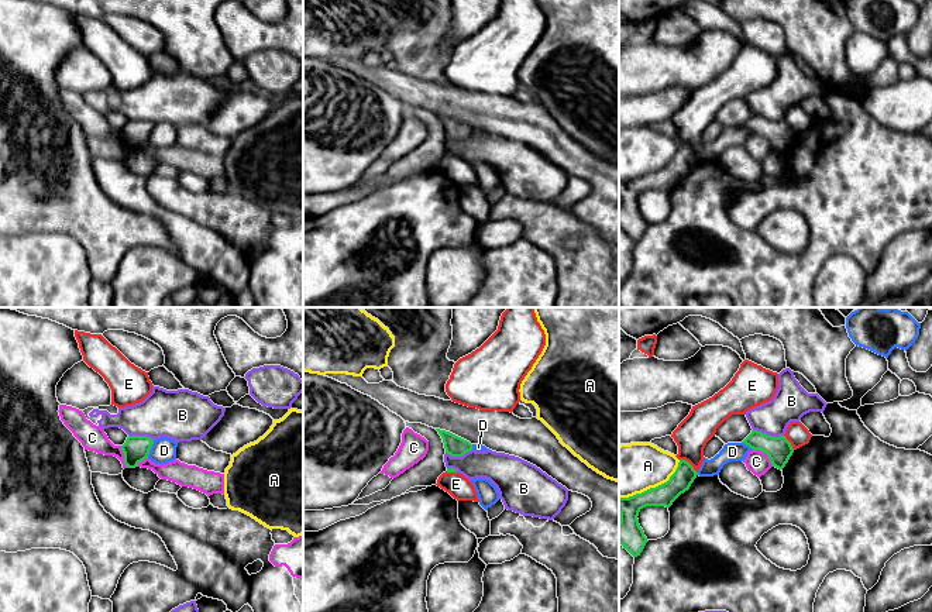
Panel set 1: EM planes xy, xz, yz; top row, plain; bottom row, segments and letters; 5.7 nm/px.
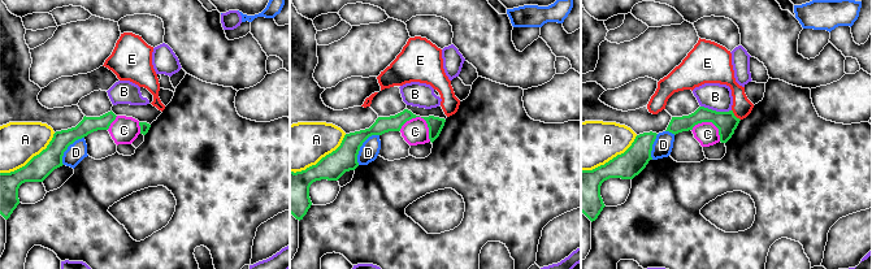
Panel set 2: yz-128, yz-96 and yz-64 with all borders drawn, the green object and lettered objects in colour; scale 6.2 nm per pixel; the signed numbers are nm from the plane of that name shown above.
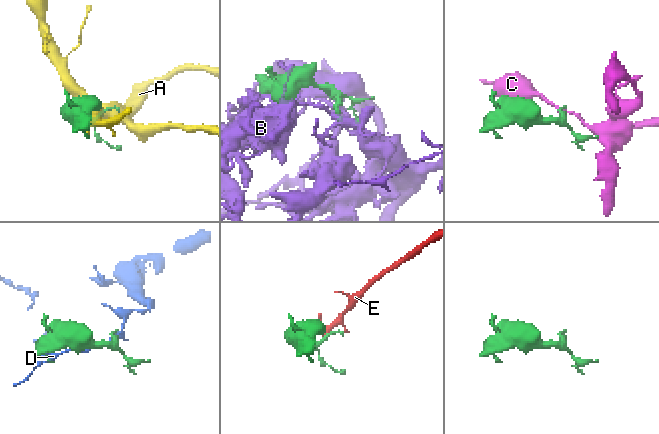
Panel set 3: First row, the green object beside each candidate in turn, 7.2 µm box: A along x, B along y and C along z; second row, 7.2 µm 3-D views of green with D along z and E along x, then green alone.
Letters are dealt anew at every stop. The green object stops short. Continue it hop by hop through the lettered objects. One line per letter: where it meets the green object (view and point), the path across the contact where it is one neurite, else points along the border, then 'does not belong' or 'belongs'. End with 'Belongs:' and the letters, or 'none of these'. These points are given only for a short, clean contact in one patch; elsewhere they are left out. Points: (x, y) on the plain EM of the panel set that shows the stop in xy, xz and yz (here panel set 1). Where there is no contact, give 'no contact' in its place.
A: meets green in yz at (653, 172); does not belong
B: meets green in yz at (767, 119); does not belong
C: meets green in yz at (766, 137); border along yz (753, 133), (762, 134), (773, 150); does not belong
D: meets green in xy at (150, 133); does not belong
E: meets green in yz at (690, 148); does not belong
Belongs: none of these

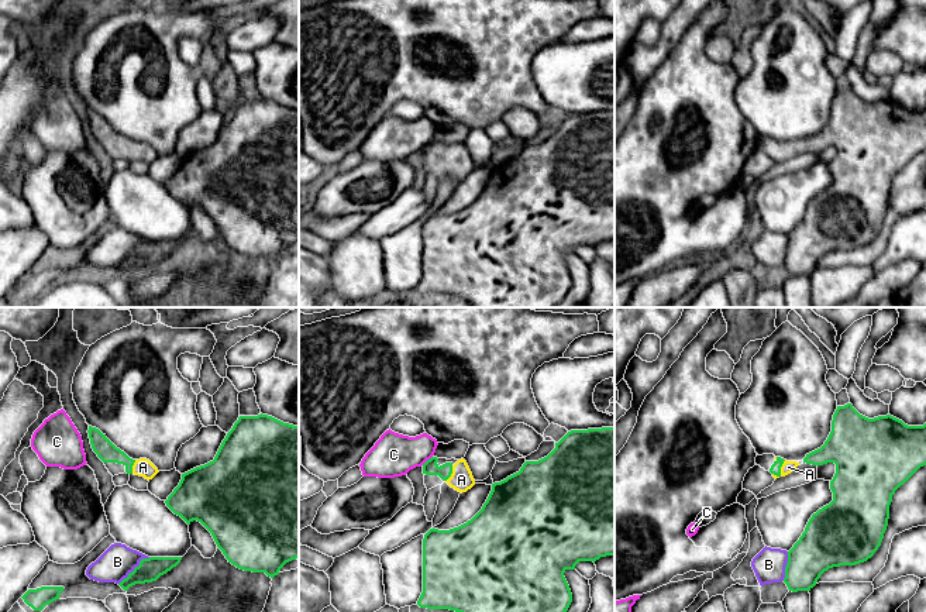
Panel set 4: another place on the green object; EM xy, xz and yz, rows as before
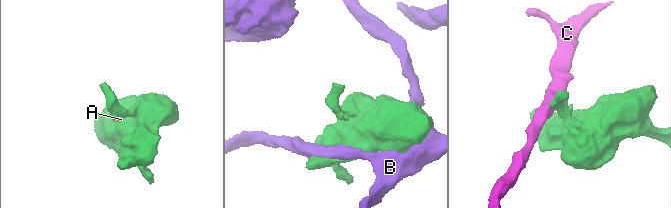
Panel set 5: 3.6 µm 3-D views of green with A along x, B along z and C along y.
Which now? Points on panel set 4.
A: meets green in yz at (780, 154); runs through yz (775, 152), (780, 154), (788, 151); belongs
B: meets green in xy at (134, 253); does not belong
C: meets green in xz at (427, 144); border along xz (431, 140), (422, 148); does not belong
Belongs: A

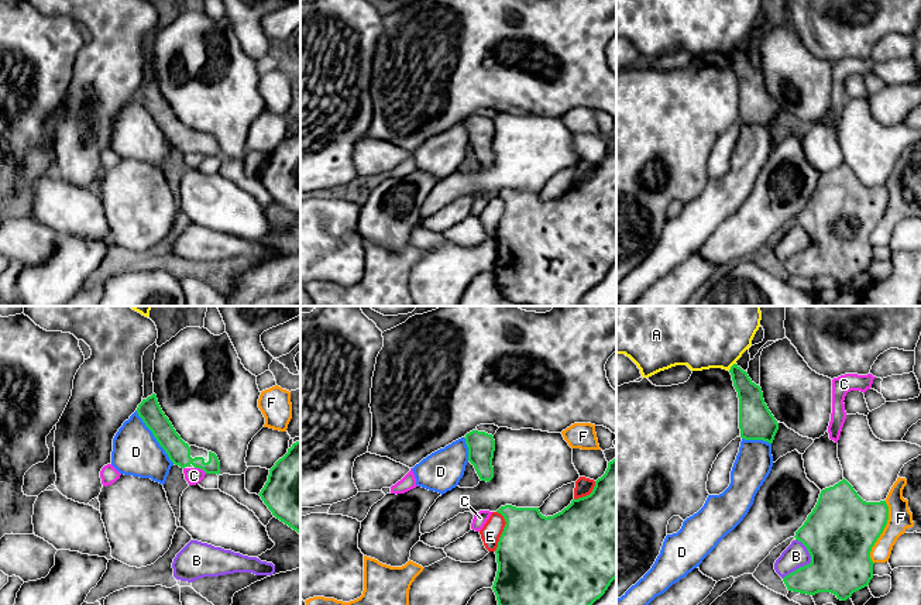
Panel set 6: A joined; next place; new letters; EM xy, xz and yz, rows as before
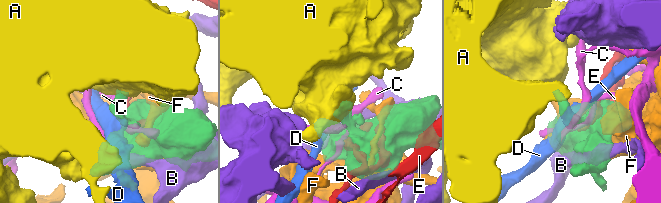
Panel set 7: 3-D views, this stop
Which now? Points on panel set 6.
A: meets green in yz at (731, 51); border along yz (735, 47), (728, 54); does not belong
B: meets green in yz at (807, 248); does not belong
C: meets green in xy at (200, 153); border along xy (195, 151), (206, 157); does not belong
D: meets green in xy at (154, 120); border along xy (136, 95), (174, 147); does not belong
E: meets green in xz at (504, 215); does not belong
F: meets green in yz at (882, 216); does not belong
Belongs: none of these

